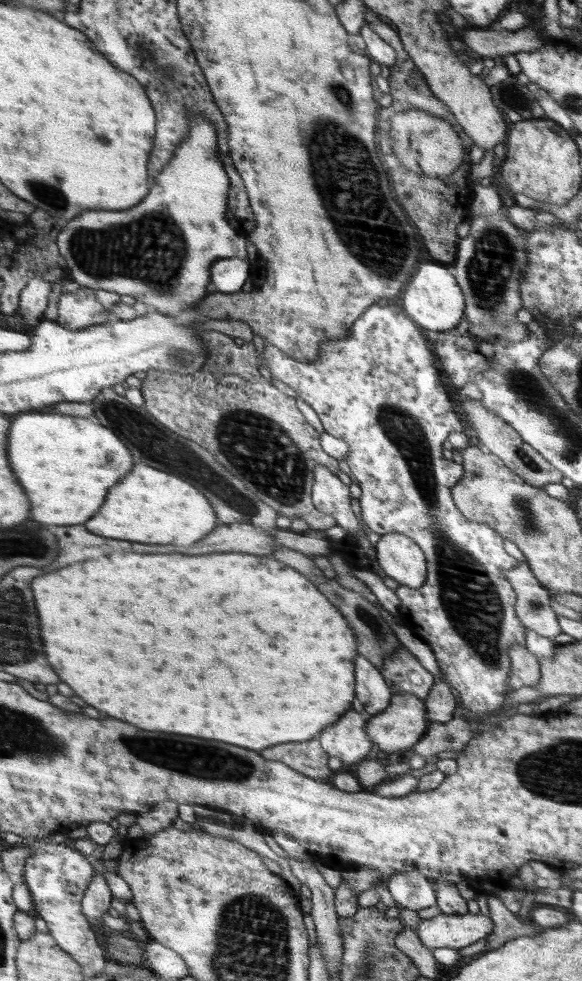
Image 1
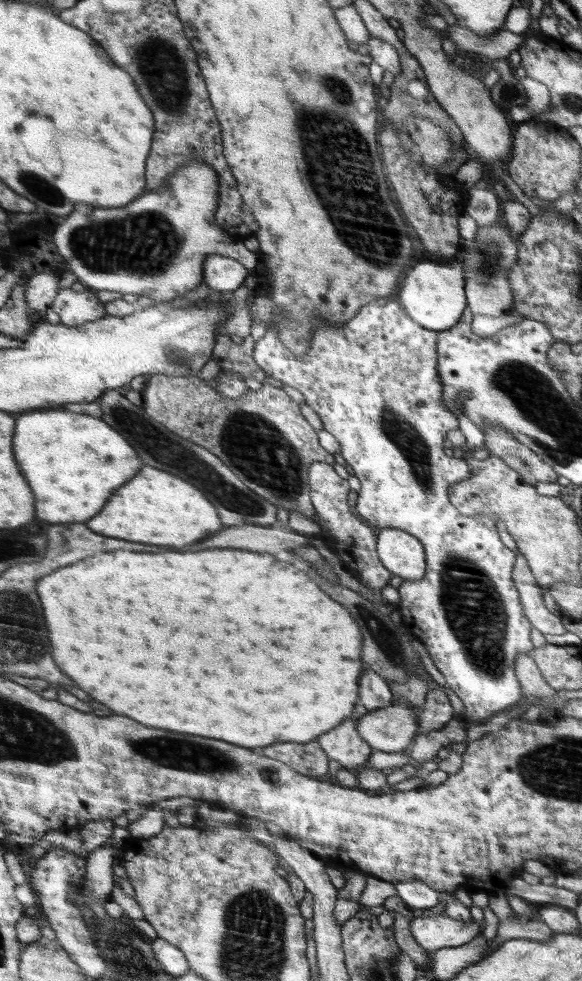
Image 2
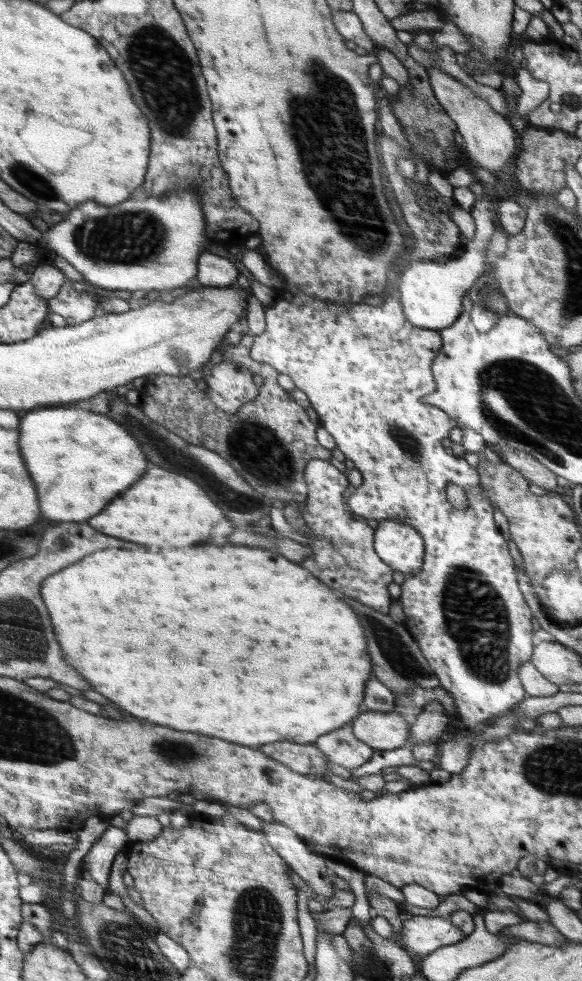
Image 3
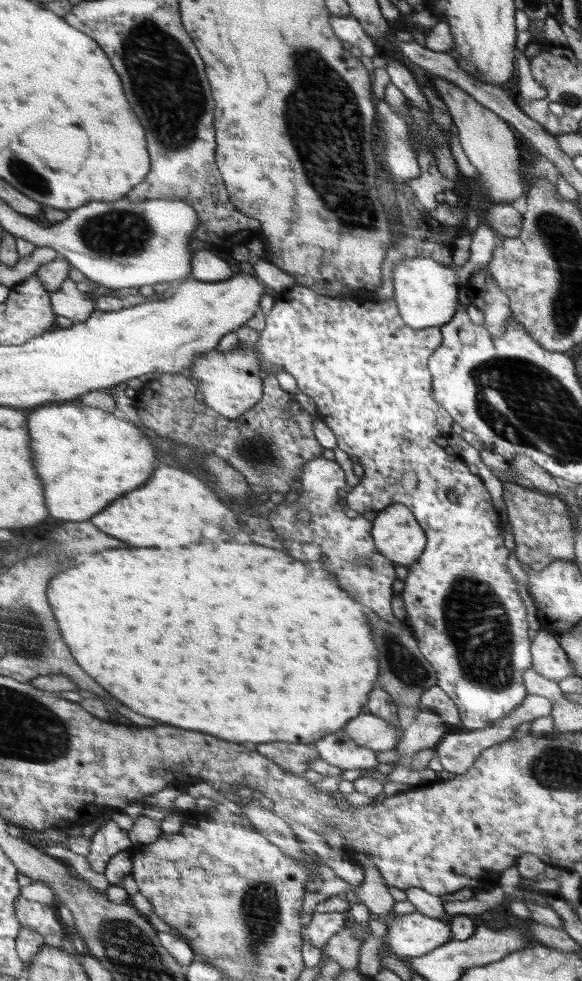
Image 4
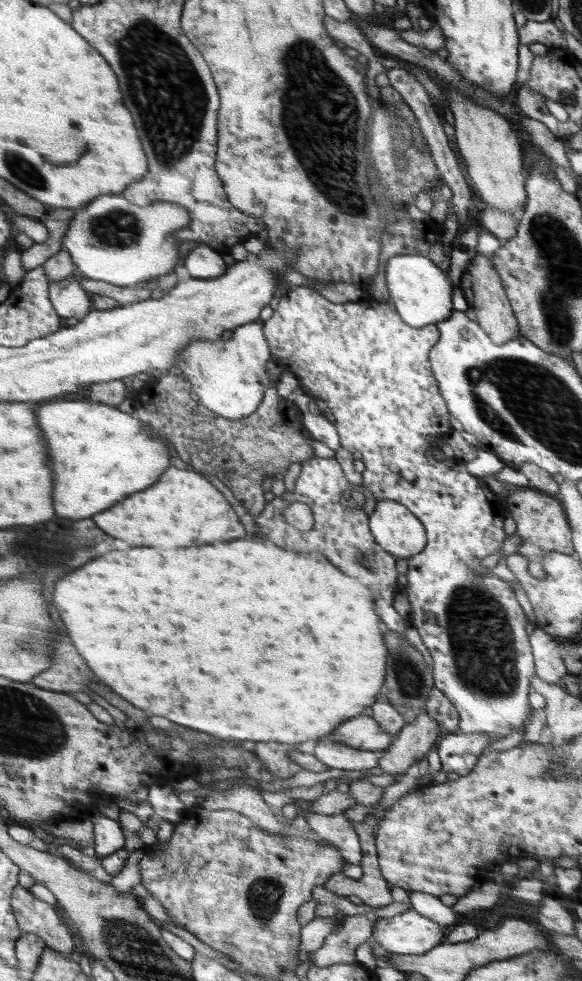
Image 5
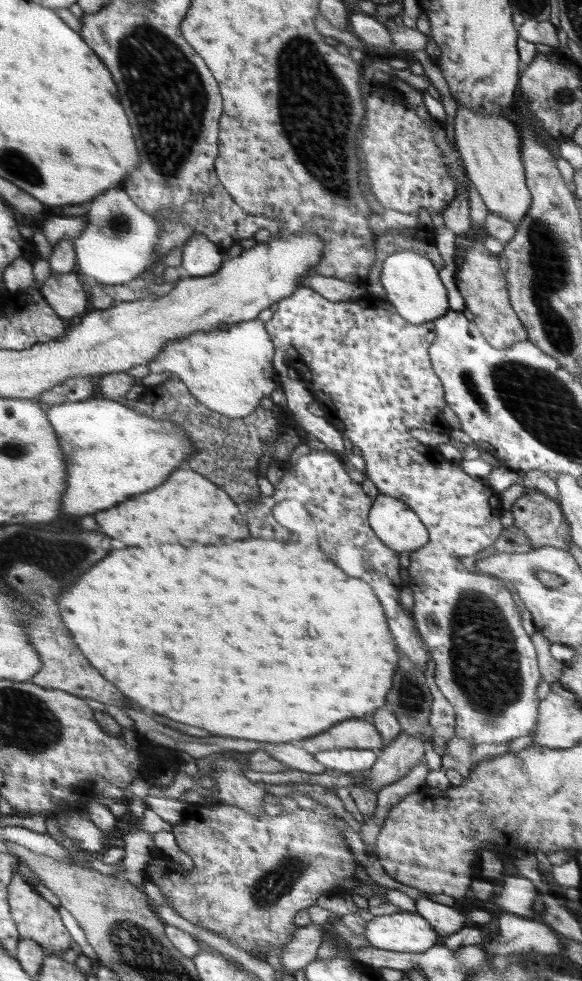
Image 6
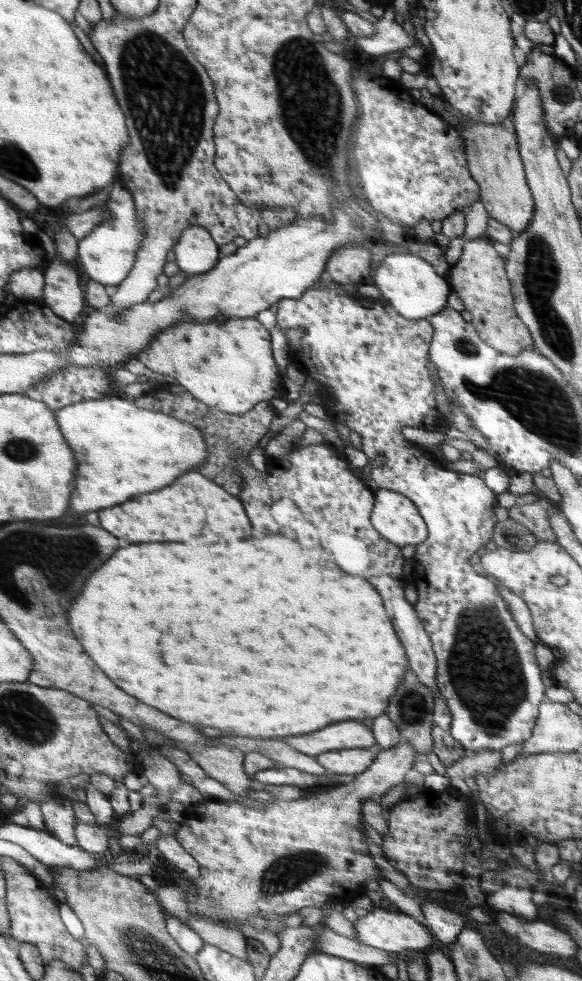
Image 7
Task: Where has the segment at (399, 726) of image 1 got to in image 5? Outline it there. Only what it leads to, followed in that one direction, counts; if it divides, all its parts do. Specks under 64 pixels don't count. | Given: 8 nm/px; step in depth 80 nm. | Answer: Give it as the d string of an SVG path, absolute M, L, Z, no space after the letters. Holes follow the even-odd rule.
M362 715L342 724L342 728L338 728L338 732L332 732L328 739L350 748L380 753L393 743L390 735L374 718Z

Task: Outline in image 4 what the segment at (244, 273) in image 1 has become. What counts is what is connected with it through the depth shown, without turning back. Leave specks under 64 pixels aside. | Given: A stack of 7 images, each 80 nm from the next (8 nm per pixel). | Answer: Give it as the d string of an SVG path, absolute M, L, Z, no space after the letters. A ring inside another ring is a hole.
M209 250L194 251L191 263L192 278L201 282L226 281L233 276L233 262Z

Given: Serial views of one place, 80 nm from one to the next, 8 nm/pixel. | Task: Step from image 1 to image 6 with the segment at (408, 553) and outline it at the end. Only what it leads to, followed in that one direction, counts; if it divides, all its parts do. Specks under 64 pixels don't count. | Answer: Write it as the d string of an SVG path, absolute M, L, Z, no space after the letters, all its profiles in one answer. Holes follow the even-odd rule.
M379 494L373 500L373 506L370 509L370 526L381 541L396 552L416 551L429 542L429 531L420 517L399 498L394 498L388 494Z

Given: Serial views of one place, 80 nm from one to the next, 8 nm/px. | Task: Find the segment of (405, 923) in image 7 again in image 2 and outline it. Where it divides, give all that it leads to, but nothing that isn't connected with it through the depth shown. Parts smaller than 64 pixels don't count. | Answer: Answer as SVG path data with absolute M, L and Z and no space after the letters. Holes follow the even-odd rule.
M440 914L431 917L416 917L411 922L410 930L416 942L431 954L439 948L468 944L481 934L484 926L484 922L480 924L473 919L454 920L448 915Z

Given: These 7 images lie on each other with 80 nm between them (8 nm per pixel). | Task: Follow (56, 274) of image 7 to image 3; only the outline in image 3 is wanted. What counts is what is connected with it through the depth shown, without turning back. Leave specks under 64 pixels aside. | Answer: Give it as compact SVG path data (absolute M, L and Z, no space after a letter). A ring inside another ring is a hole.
M67 281L65 287L61 288L61 294L51 298L49 303L56 314L63 316L68 325L74 326L93 319L98 302L88 293L78 294L70 283Z

